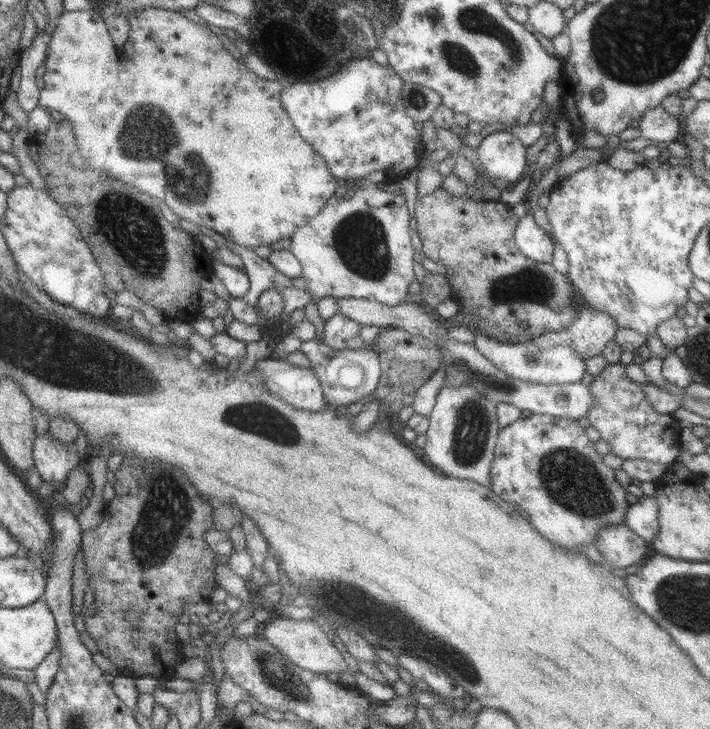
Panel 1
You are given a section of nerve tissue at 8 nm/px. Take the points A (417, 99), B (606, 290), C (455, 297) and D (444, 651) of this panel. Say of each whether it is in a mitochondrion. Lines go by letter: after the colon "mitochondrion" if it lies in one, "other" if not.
A: mitochondrion
B: other
C: other
D: mitochondrion

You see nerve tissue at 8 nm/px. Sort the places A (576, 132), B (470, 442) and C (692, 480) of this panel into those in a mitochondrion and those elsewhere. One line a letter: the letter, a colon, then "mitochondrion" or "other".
A: other
B: mitochondrion
C: other

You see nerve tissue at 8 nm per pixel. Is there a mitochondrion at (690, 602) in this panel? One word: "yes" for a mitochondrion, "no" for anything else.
yes

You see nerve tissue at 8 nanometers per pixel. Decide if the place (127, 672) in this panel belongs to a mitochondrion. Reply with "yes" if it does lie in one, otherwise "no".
no

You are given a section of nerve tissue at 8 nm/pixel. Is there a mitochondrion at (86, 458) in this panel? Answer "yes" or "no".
no

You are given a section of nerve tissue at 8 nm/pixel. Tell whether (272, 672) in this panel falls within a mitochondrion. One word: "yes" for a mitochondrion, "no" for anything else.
yes

